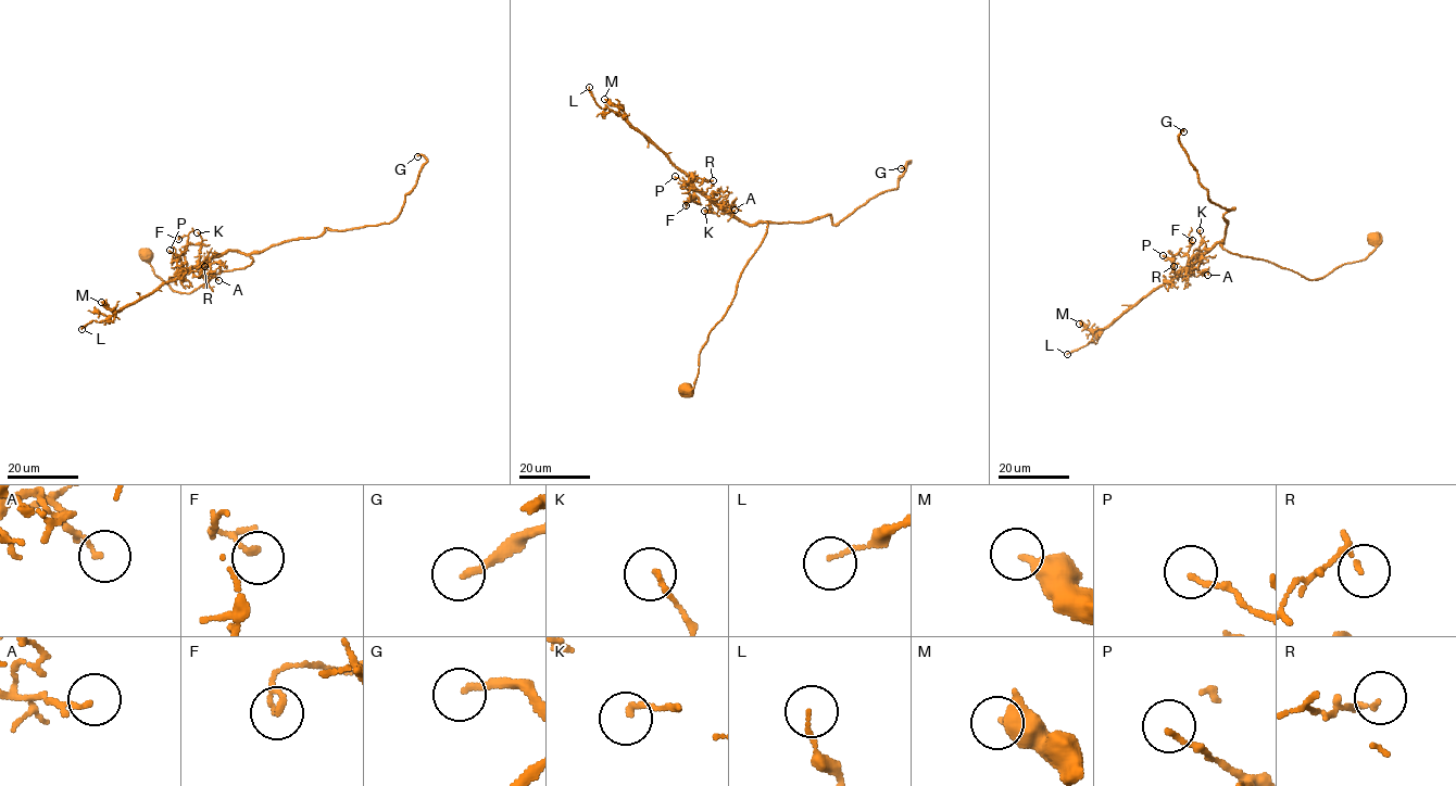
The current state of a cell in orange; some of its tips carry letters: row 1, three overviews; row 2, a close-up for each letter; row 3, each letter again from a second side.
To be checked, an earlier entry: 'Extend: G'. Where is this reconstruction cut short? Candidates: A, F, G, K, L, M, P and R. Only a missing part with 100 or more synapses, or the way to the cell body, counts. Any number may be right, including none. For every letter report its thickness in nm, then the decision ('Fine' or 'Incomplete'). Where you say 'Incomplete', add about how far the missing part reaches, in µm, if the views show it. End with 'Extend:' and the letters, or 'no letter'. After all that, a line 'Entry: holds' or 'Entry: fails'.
A: Thickness 130 nm. Fine
F: Thickness 120 nm. Fine
G: Thickness 160 nm. Incomplete. Missing length about 15 µm
K: Thickness 130 nm. Fine
L: Thickness 100 nm. Fine
M: Thickness 360 nm. Fine
P: Thickness 120 nm. Fine
R: Thickness 140 nm. Fine
Extend: G
Entry: holds

